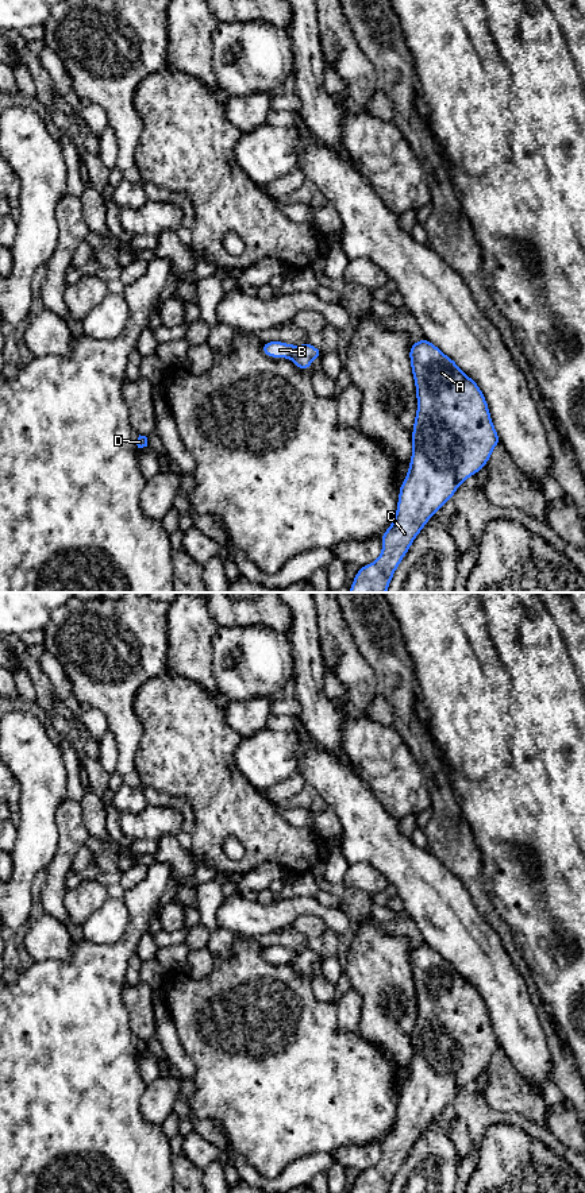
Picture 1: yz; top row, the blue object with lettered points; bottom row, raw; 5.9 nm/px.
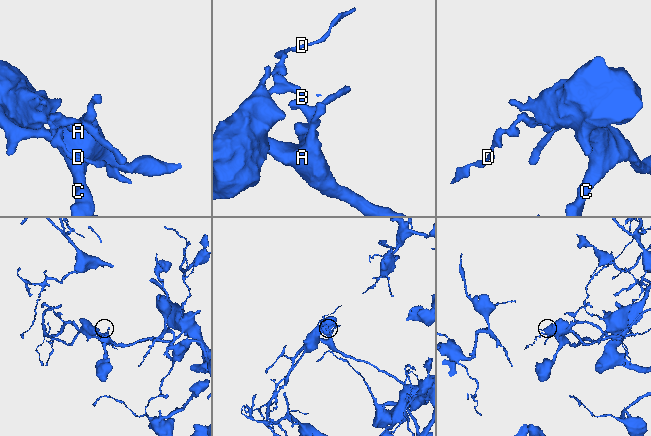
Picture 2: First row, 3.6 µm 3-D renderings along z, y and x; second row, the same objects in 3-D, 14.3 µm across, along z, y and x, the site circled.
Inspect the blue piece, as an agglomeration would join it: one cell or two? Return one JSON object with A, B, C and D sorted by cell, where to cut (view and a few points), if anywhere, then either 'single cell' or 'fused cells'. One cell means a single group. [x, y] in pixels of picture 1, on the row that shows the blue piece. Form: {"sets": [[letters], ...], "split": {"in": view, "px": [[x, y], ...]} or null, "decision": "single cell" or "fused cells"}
{"sets": [["A", "C"], ["B", "D"]], "split": {"in": "yz", "px": [[300, 347], [292, 358]]}, "decision": "fused cells"}

